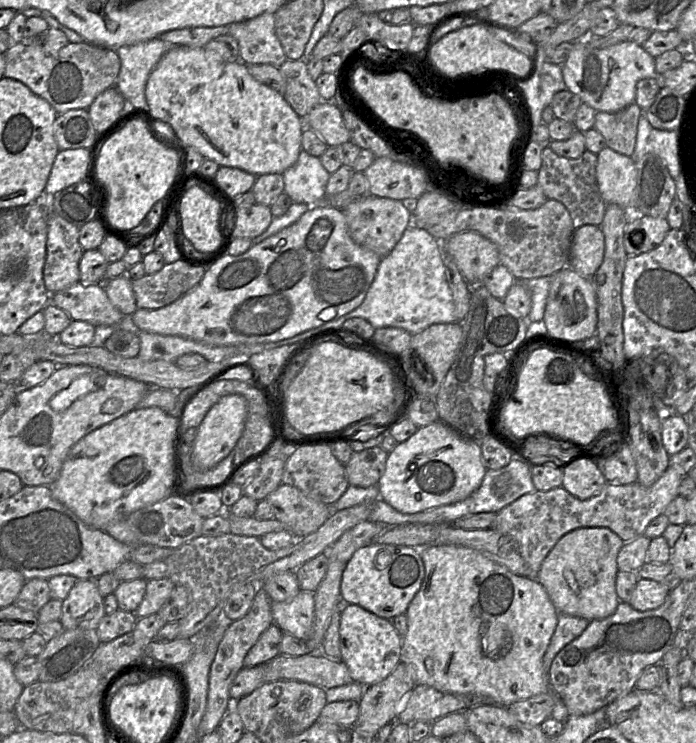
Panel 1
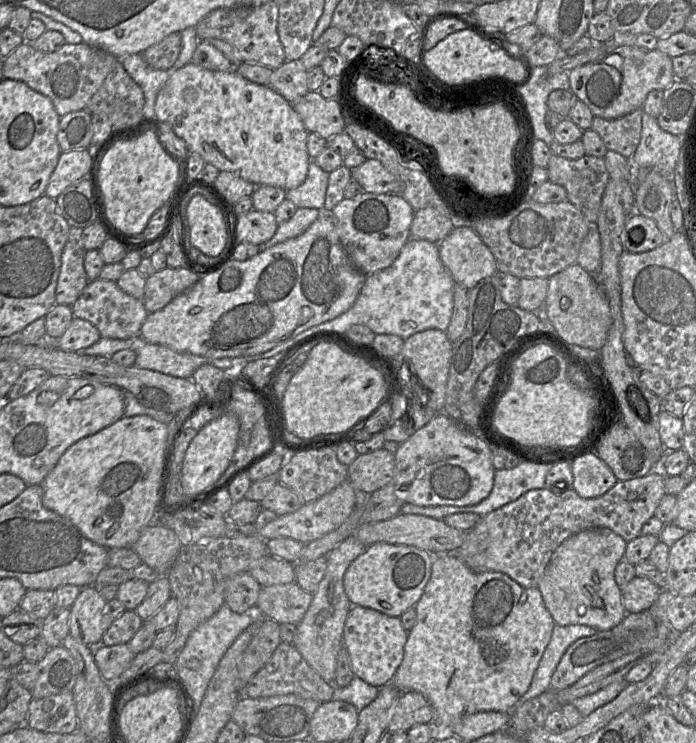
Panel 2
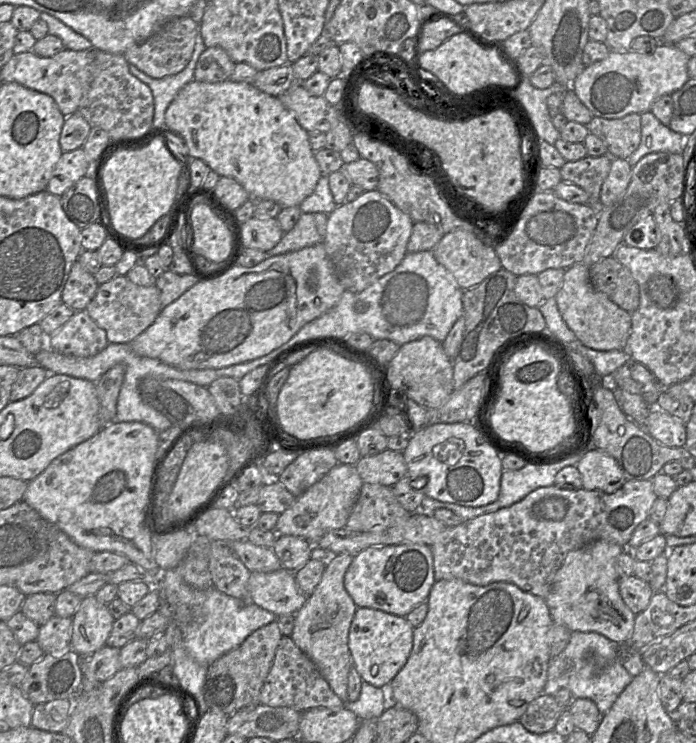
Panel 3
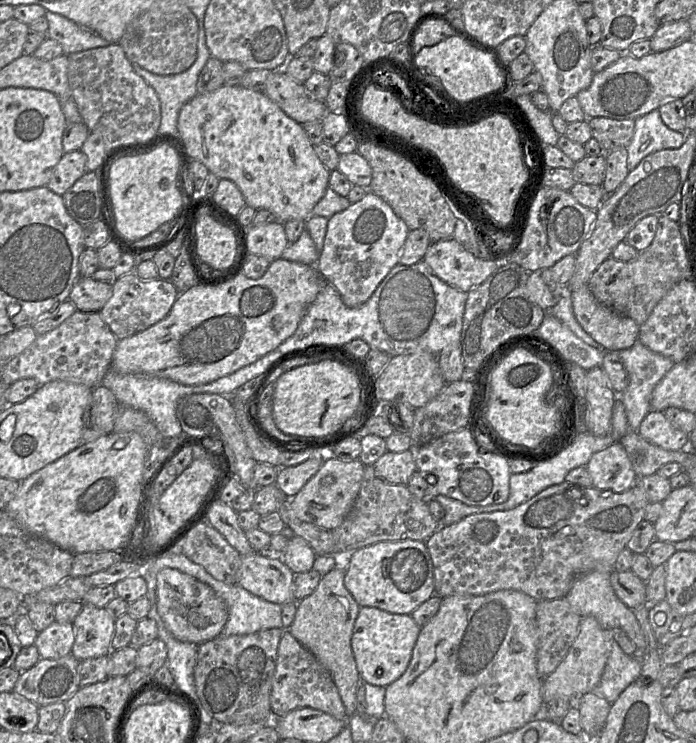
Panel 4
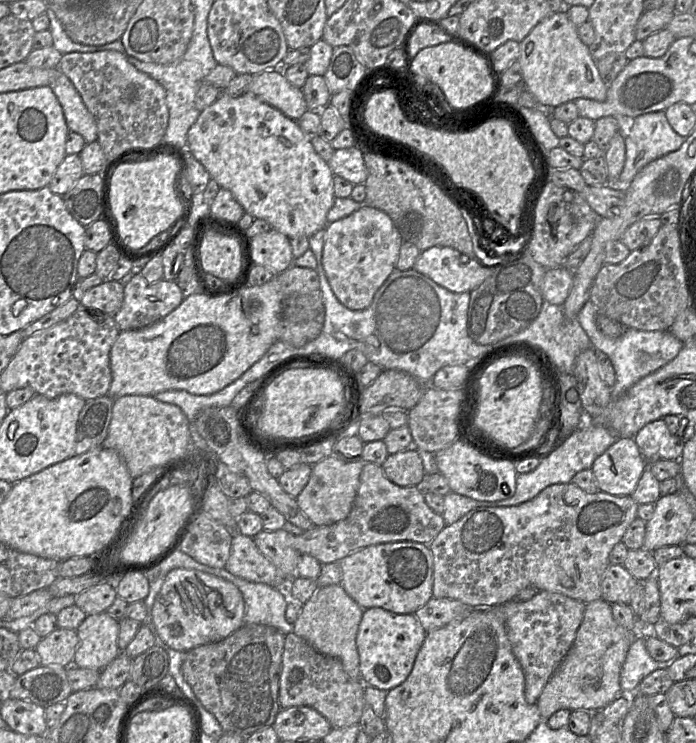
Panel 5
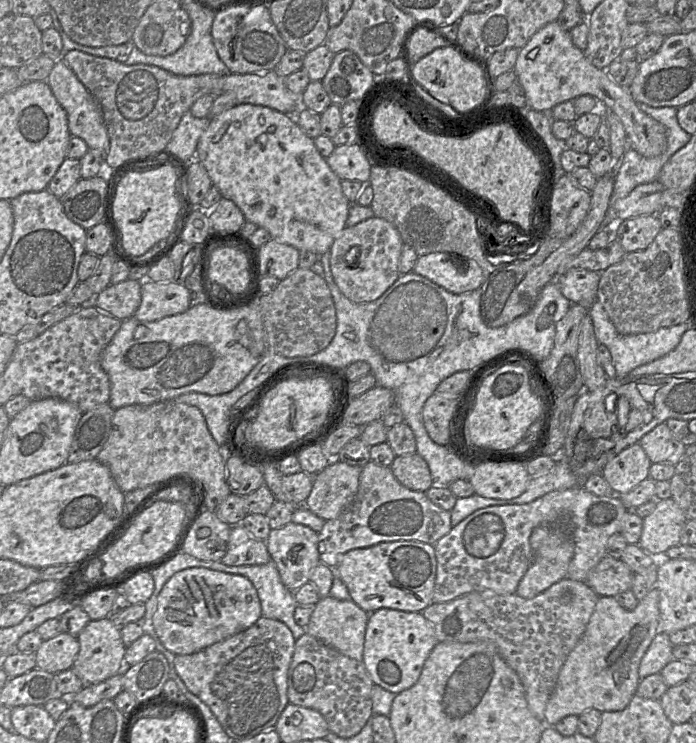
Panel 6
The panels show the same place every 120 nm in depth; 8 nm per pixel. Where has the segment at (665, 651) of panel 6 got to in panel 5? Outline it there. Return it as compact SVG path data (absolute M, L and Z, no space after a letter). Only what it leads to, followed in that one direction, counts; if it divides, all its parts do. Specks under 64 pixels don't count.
M637 638L630 645L620 671L622 695L631 695L638 690L642 680L662 664L655 661L645 647L645 640Z

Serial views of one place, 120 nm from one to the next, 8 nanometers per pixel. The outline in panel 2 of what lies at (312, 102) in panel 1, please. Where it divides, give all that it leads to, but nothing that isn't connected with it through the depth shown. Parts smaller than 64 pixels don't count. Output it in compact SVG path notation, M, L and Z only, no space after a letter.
M300 59L273 69L269 86L289 102L299 101L308 91L307 69Z

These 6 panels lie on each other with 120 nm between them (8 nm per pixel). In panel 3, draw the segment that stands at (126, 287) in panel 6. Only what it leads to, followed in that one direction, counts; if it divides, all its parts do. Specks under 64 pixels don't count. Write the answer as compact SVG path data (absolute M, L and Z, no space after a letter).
M77 260L69 273L62 291L62 303L76 311L83 311L93 299L99 284Z

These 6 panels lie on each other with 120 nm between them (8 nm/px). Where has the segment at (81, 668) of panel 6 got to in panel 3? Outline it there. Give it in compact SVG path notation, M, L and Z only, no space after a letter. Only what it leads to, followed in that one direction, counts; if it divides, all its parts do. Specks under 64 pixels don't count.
M95 595L83 597L79 607L72 616L71 649L80 657L90 657L106 645L115 619L106 604L97 600Z

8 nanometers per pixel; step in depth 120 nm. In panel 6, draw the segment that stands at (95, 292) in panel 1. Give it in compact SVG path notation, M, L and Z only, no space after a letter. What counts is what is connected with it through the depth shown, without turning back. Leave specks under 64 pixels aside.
M144 280L141 304L133 317L139 321L157 321L183 313L190 307L190 291L183 283Z

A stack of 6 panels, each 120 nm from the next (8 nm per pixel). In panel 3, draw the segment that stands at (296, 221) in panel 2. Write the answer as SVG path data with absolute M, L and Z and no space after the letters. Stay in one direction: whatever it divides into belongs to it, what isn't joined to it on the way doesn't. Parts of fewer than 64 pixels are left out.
M302 212L294 228L284 233L276 246L265 252L268 252L268 257L286 254L321 243L322 239L316 228L314 213Z

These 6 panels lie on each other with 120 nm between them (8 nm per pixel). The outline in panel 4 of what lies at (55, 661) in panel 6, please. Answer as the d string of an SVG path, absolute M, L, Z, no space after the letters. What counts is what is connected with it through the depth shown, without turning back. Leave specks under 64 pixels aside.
M54 621L38 633L34 645L40 658L58 659L71 654L74 640L75 633L72 623Z

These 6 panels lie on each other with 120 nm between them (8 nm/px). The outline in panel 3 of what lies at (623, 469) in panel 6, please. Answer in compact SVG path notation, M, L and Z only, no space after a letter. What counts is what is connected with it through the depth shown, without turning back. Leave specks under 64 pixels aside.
M591 449L577 464L582 488L611 494L626 482L617 460L602 450Z

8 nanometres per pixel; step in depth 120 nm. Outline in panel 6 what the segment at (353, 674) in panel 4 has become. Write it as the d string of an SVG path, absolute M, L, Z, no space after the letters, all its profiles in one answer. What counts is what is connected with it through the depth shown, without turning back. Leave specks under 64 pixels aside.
M331 595L321 597L315 604L306 633L324 644L338 650L344 655L357 661L363 661L366 627L369 613L363 610L351 599L339 600Z

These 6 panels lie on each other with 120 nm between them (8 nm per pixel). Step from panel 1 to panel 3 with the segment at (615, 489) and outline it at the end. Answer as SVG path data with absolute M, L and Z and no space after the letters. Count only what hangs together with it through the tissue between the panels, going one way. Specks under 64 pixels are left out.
M651 480L626 481L611 494L583 488L564 489L555 485L537 488L509 507L467 520L458 526L446 527L431 545L435 580L458 579L477 586L508 582L545 599L556 572L570 551L597 540L627 547L635 528L649 519L650 510L657 498Z

